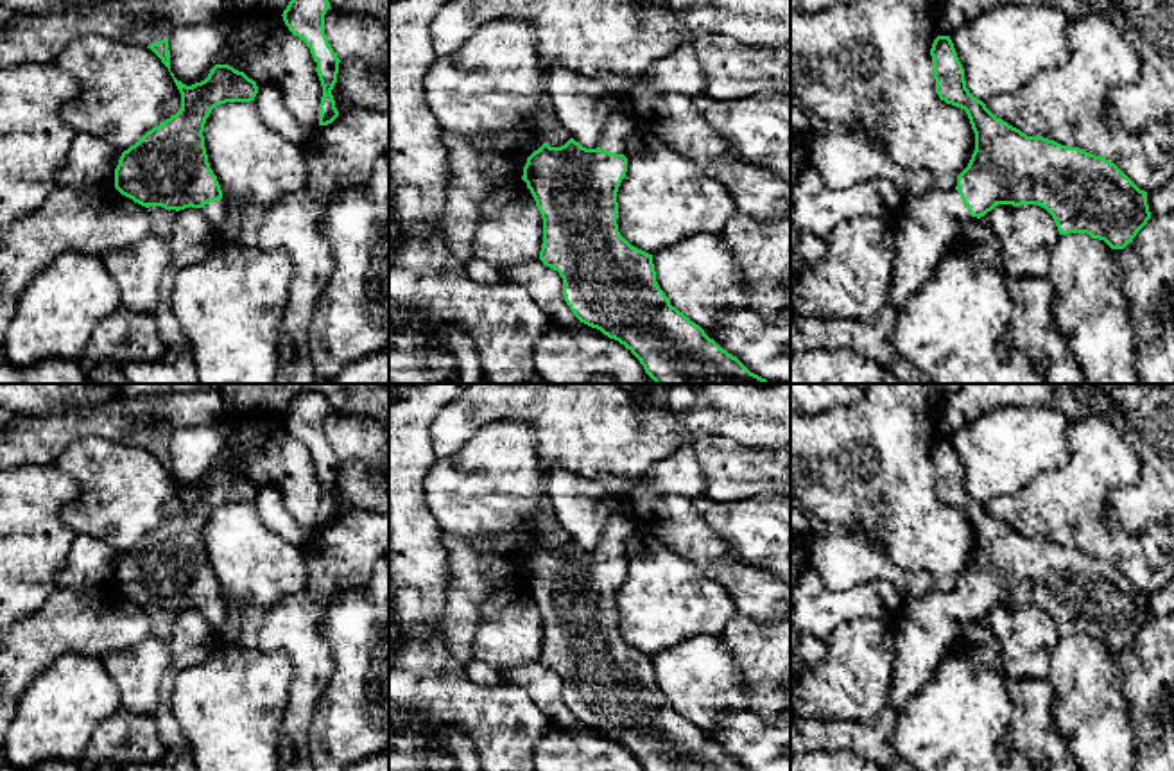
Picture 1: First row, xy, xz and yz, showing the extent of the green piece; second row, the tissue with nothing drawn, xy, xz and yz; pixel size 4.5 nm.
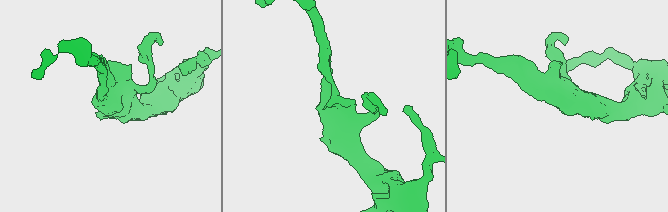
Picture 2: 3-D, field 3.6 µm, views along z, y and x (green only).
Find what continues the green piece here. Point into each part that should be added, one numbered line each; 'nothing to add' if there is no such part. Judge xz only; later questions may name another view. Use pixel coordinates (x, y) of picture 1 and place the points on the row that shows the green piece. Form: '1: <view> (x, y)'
1: xz (622, 122)

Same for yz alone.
1: yz (925, 228)

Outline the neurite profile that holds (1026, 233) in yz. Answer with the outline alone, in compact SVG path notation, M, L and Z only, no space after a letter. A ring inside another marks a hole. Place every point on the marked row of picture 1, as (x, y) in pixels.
M998 204L980 222L988 226L1000 247L1002 267L1009 276L1047 276L1050 269L1050 251L1059 237L1052 215L1038 204Z

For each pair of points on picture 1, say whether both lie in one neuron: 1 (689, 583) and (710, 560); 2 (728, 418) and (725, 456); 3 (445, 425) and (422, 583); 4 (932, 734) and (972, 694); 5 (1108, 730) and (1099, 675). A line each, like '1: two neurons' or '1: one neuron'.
1: two neurons
2: two neurons
3: two neurons
4: one neuron
5: one neuron

